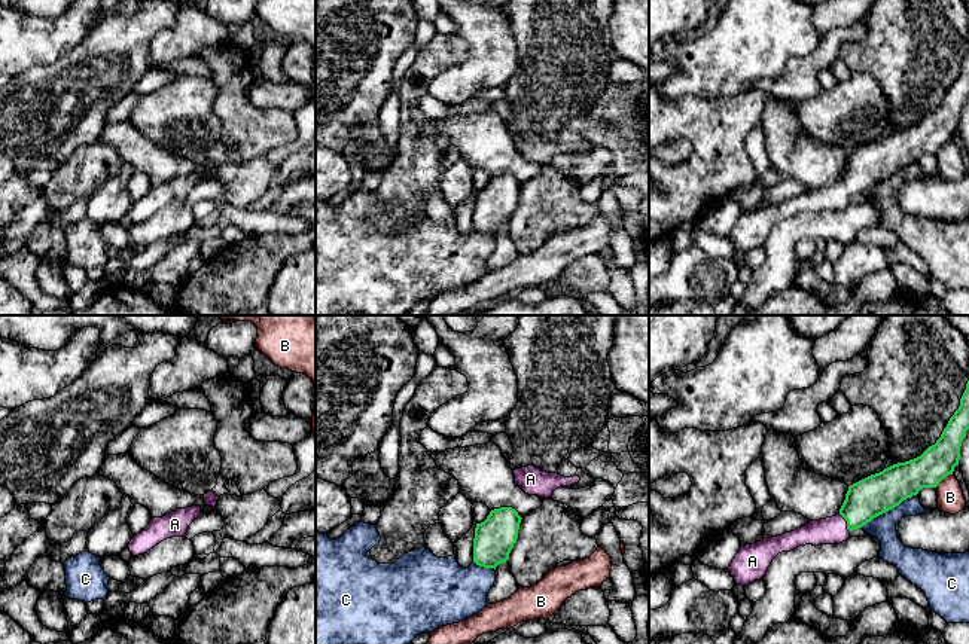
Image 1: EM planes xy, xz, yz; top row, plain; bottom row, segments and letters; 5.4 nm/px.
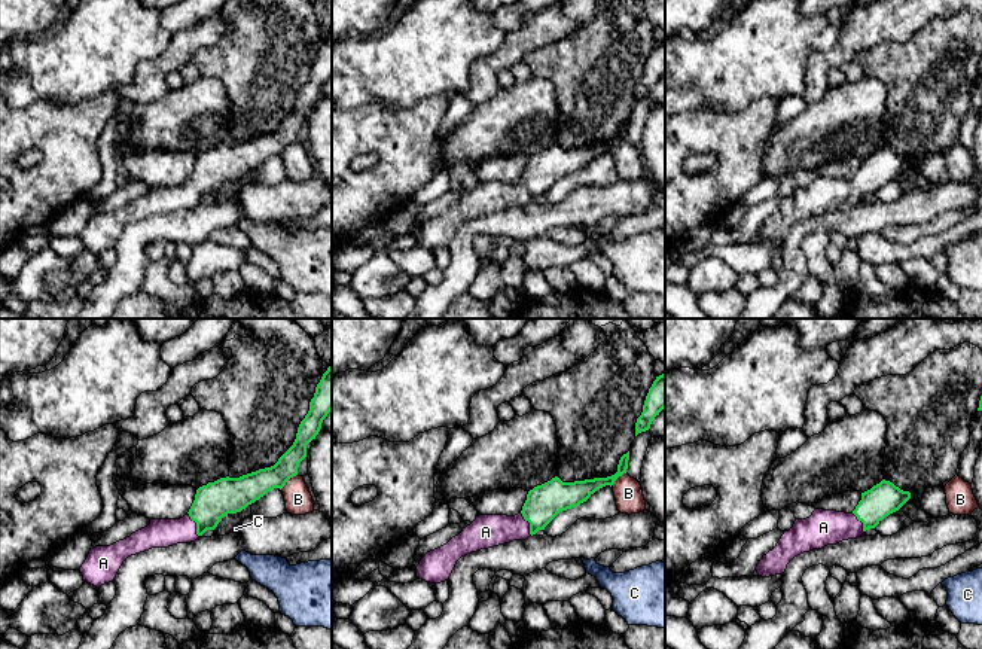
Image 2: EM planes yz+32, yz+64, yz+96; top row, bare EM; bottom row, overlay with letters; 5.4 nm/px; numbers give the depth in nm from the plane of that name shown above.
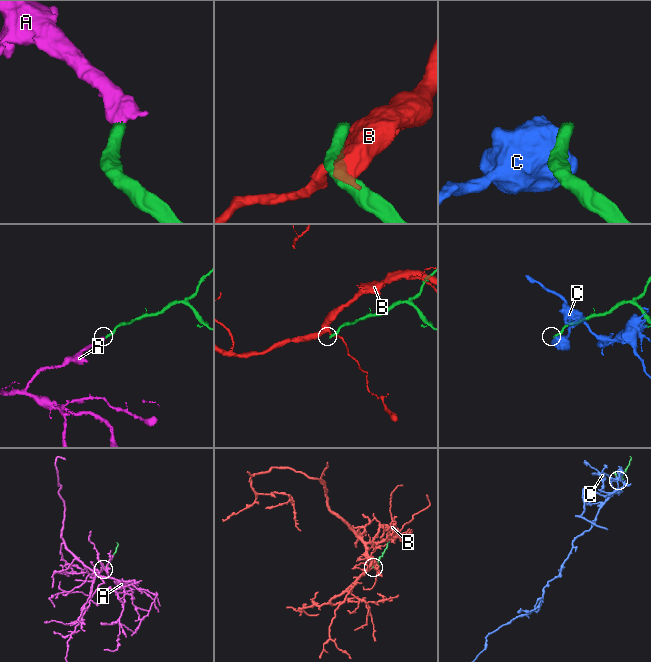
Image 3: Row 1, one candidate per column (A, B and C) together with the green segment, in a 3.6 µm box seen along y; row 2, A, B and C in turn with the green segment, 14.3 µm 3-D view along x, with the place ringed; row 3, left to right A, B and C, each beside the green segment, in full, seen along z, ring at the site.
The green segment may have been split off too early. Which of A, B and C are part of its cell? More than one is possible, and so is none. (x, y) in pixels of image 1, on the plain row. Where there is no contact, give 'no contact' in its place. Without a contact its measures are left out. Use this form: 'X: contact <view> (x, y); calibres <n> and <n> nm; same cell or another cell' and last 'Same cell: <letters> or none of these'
A: contact yz (847, 189); calibres 220 and 140 nm; same cell
B: contact yz (942, 145); calibres 200 and 140 nm; another cell
C: contact yz (887, 177); calibres 220 and 140 nm; another cell
Same cell: A

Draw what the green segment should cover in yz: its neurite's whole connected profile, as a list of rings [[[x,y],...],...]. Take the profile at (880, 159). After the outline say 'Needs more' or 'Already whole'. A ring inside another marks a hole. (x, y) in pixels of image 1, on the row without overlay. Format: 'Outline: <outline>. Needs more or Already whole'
Outline: [[[969,48],[960,73],[950,85],[941,104],[920,123],[893,131],[848,153],[840,178],[826,186],[741,213],[728,234],[737,251],[747,253],[764,245],[773,226],[805,211],[840,211],[856,195],[895,176],[923,155],[936,155],[959,132],[960,113],[969,97]]]. Needs more

